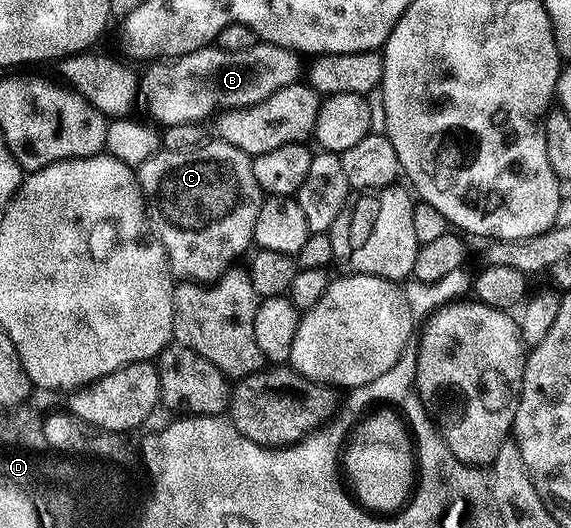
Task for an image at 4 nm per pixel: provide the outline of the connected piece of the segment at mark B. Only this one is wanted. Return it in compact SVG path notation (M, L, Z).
M258 41L258 43L256 43L256 45L254 45L251 49L243 49L242 51L228 51L222 47L210 45L208 47L204 47L203 49L199 49L198 51L187 53L186 55L154 58L152 62L150 62L153 64L146 69L145 75L143 71L143 74L140 76L139 95L141 99L142 97L145 98L145 107L149 110L150 115L148 115L148 118L152 120L154 124L170 127L171 125L179 125L180 123L201 123L202 121L206 121L205 119L210 118L210 120L212 120L218 113L239 111L243 110L245 107L257 106L260 103L267 101L267 99L274 95L276 91L279 91L292 83L298 82L303 75L303 67L301 71L301 59L302 56L298 54L298 52L293 51L290 47L280 47L274 43L266 43L264 41Z

